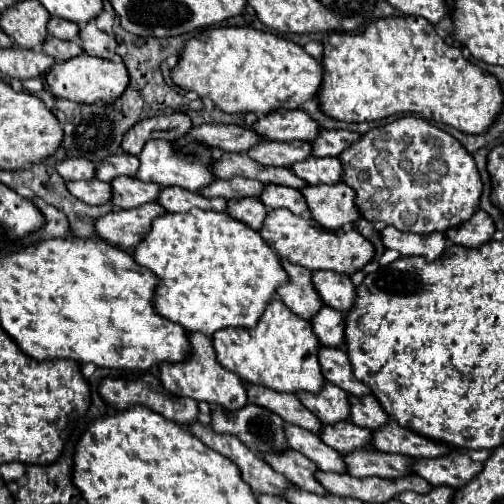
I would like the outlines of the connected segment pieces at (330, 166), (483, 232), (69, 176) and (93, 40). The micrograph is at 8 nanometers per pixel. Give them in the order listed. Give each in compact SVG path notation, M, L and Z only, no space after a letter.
M311 157L307 161L295 163L291 169L309 185L331 185L343 181L343 169L339 167L337 157Z
M479 209L467 223L449 229L445 235L447 235L447 239L451 239L457 245L481 247L483 243L489 243L493 239L495 231L497 229L495 229L491 215Z
M65 159L57 163L57 171L65 181L83 181L83 179L95 179L97 167L89 159Z
M89 21L83 29L81 29L81 39L83 39L83 49L87 55L93 57L101 57L101 59L109 59L115 61L119 55L115 53L117 49L117 39L113 35L107 35L105 31L101 31L95 21Z

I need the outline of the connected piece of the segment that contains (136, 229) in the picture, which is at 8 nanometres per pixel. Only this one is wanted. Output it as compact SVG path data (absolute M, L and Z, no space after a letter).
M147 203L137 209L127 209L127 211L115 211L99 217L95 221L97 233L109 241L111 245L117 247L137 247L147 231L151 229L153 219L165 215L163 207L159 203Z

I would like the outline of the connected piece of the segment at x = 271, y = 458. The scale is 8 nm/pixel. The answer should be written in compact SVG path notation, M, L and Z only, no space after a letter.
M289 449L283 455L267 455L263 457L277 473L285 475L291 483L297 487L317 493L317 495L327 495L327 489L315 479L315 473L319 471L317 463L307 459L305 455L299 455L297 451Z

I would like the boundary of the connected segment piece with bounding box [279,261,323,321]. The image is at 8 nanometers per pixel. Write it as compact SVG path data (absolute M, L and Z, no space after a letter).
M283 261L283 267L291 281L279 287L279 297L295 315L311 321L315 317L315 311L323 307L323 301L319 301L319 293L311 283L311 271L289 261Z

